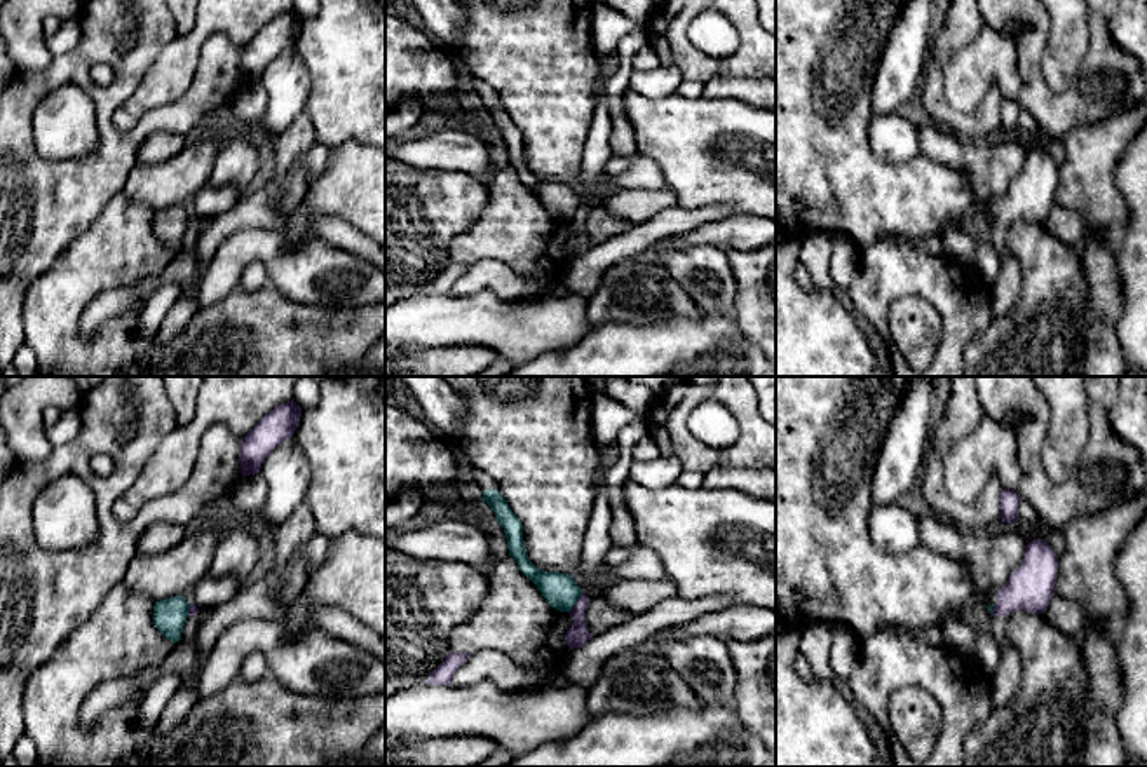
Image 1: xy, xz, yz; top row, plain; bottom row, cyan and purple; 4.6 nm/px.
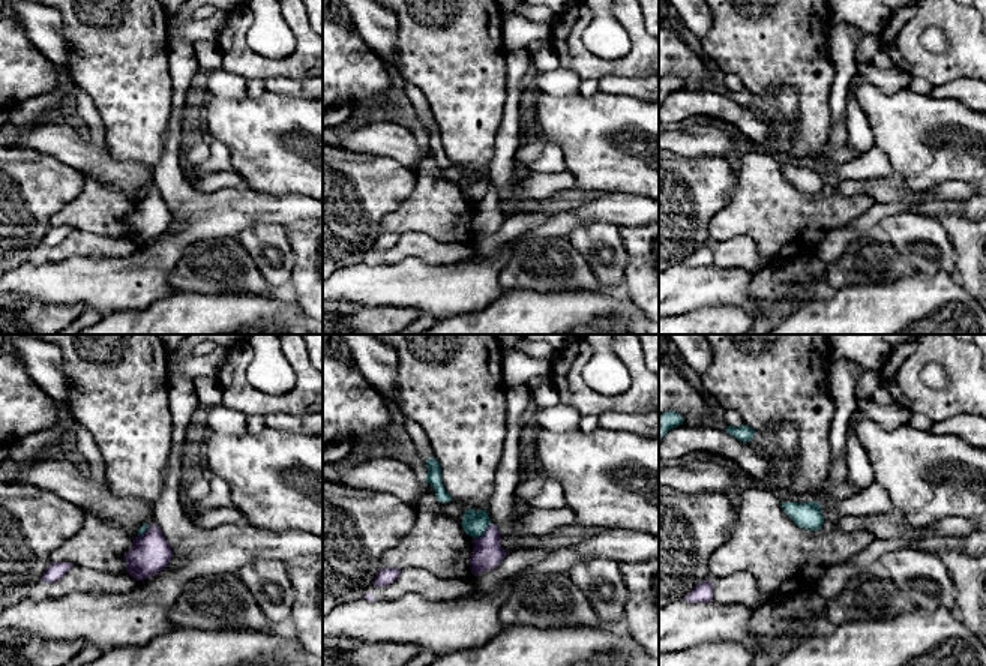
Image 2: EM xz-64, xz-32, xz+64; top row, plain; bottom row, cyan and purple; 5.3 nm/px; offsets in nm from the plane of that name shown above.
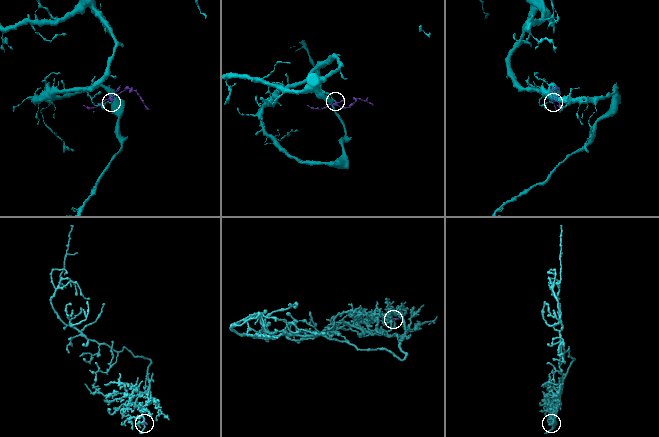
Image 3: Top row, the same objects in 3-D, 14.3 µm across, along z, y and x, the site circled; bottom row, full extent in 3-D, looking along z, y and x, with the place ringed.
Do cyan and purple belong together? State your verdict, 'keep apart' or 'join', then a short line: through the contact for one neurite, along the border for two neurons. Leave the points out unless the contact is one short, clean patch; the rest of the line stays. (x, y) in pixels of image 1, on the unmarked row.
keep apart; line xz (583, 203), (576, 211)

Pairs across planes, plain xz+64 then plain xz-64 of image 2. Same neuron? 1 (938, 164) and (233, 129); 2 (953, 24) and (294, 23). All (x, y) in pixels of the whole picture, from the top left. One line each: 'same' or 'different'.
1: same
2: same

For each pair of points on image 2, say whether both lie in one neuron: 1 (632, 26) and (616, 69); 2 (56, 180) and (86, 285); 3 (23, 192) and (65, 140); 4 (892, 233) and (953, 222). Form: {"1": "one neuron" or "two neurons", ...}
{"1": "one neuron", "2": "two neurons", "3": "two neurons", "4": "two neurons"}

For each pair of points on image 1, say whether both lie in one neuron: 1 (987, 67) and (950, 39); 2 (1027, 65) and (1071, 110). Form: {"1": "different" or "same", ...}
{"1": "different", "2": "same"}

